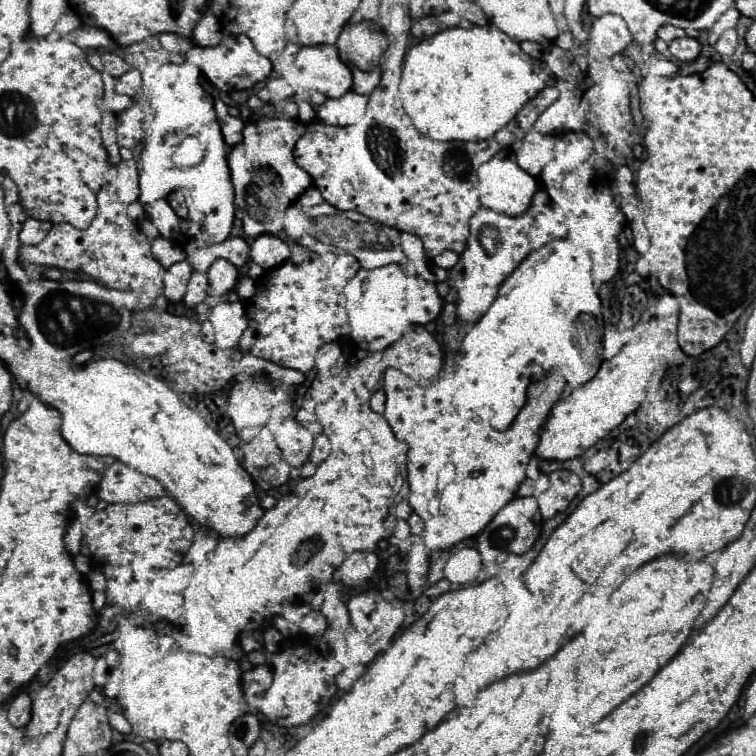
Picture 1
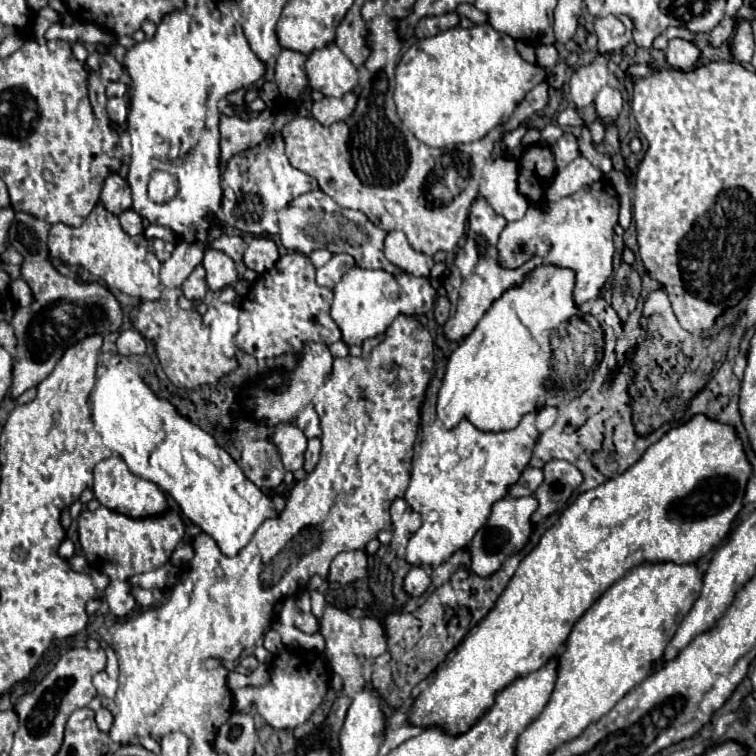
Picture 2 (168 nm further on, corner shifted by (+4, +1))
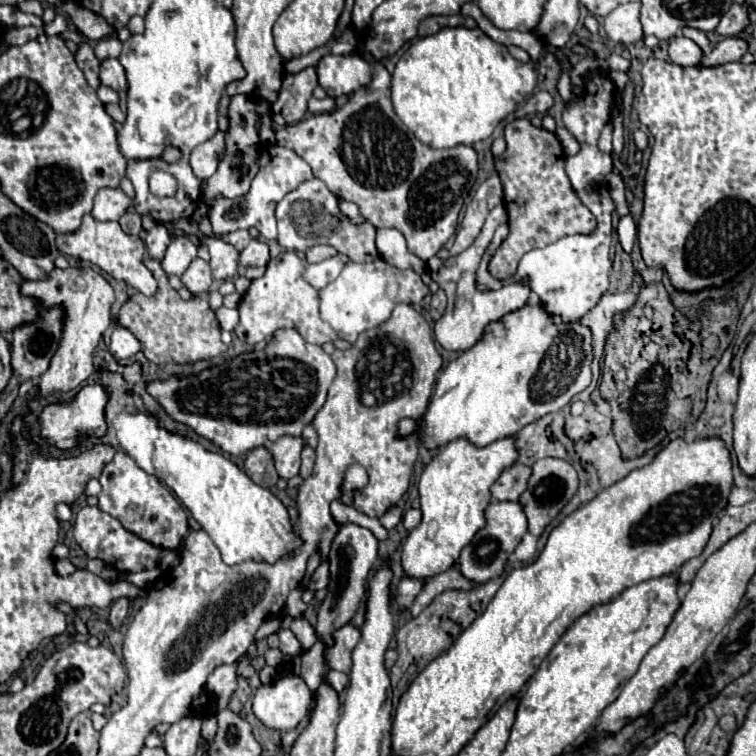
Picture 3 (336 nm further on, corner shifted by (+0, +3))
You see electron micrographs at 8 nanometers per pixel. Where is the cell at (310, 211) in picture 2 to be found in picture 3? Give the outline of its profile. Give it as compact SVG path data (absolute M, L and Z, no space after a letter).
M312 178L304 182L302 186L298 186L296 190L288 192L284 200L278 202L276 218L278 218L278 242L286 250L306 252L308 248L316 244L330 244L340 254L346 254L352 262L378 260L378 250L374 244L376 228L370 222L364 222L360 226L348 222L340 212L337 196L332 194L326 184L317 178Z

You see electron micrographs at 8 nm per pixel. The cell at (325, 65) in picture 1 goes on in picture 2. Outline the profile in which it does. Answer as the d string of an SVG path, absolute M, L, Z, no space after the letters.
M334 42L308 54L304 70L310 88L322 92L324 96L342 98L358 84L356 66L342 54L342 50Z

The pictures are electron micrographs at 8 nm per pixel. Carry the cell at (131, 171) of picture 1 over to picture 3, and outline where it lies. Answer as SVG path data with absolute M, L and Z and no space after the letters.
M104 188L96 194L94 198L94 208L92 208L92 216L98 222L108 222L108 220L118 220L128 208L130 208L130 198L120 190L112 190L112 188Z

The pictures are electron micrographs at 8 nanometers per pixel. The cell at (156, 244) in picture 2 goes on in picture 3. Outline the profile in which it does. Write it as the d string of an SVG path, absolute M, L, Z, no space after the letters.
M162 222L154 224L154 228L148 230L146 240L144 240L150 256L156 258L156 260L162 260L164 258L164 252L168 248L168 242L170 242L170 234L168 234L168 230L166 230L166 226Z

